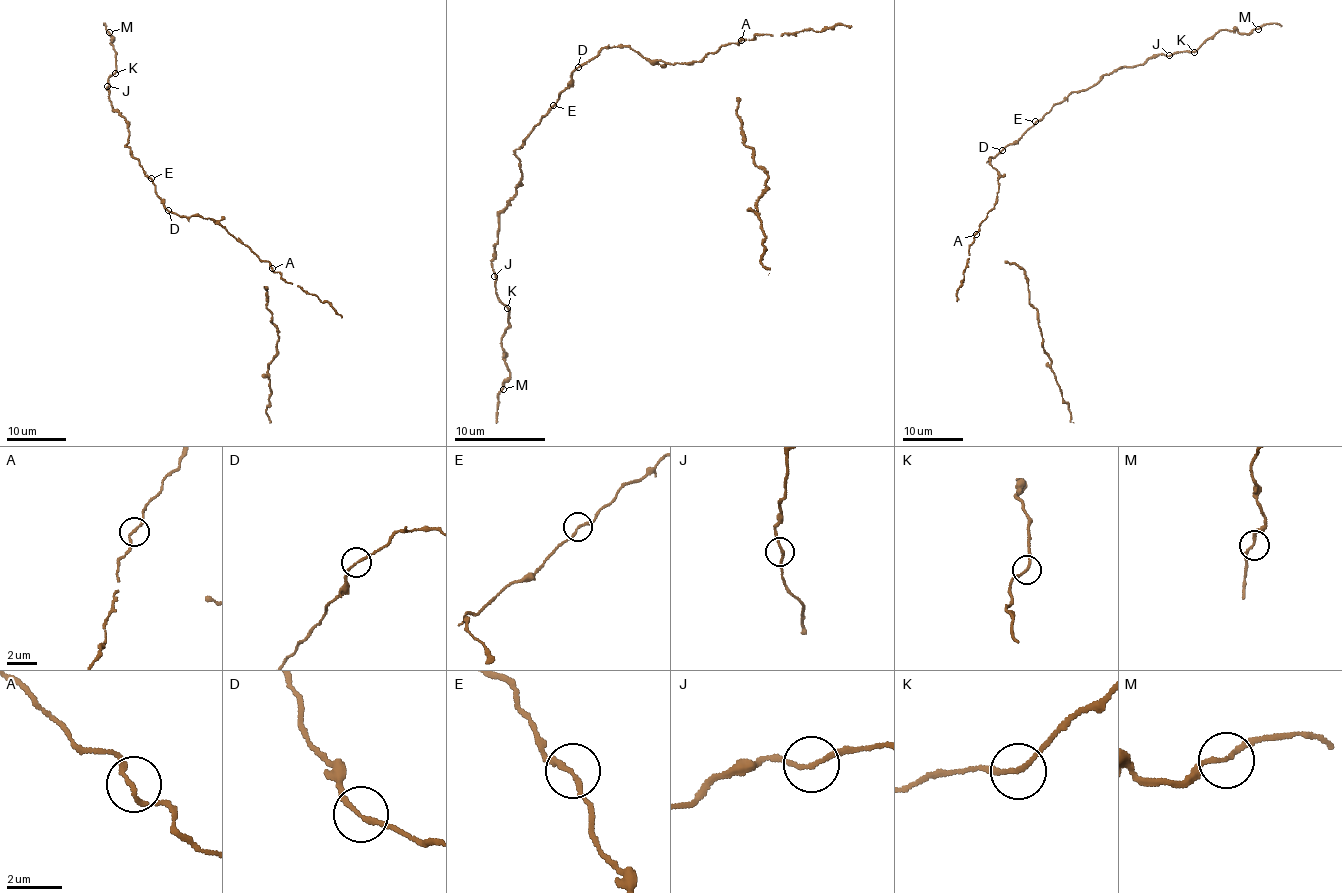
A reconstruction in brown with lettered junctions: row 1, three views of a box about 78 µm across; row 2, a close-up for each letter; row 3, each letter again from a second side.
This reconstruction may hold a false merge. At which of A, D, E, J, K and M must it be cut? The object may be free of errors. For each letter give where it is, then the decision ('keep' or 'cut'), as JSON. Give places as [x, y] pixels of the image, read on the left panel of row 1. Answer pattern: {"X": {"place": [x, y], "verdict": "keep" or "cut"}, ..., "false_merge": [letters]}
{"A": {"place": [272, 268], "verdict": "keep"}, "D": {"place": [168, 210], "verdict": "keep"}, "E": {"place": [151, 178], "verdict": "keep"}, "J": {"place": [107, 86], "verdict": "keep"}, "K": {"place": [115, 73], "verdict": "keep"}, "M": {"place": [109, 32], "verdict": "keep"}, "false_merge": []}

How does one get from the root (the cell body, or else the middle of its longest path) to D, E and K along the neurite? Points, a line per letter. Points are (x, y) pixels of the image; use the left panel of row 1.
D: (186, 217), (168, 210)
E: (186, 217), (169, 212), (156, 194), (151, 178)
K: (186, 217), (165, 206), (126, 145), (127, 122), (114, 110), (106, 87), (115, 73)

